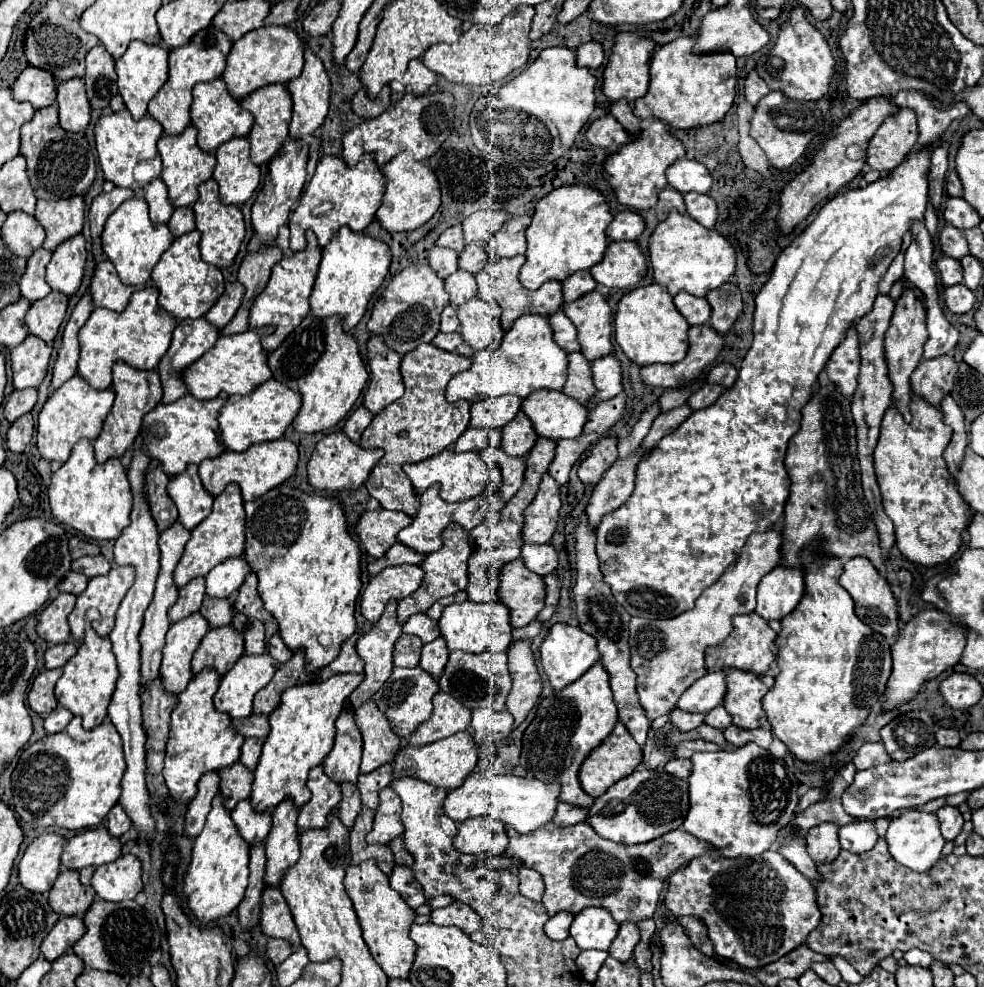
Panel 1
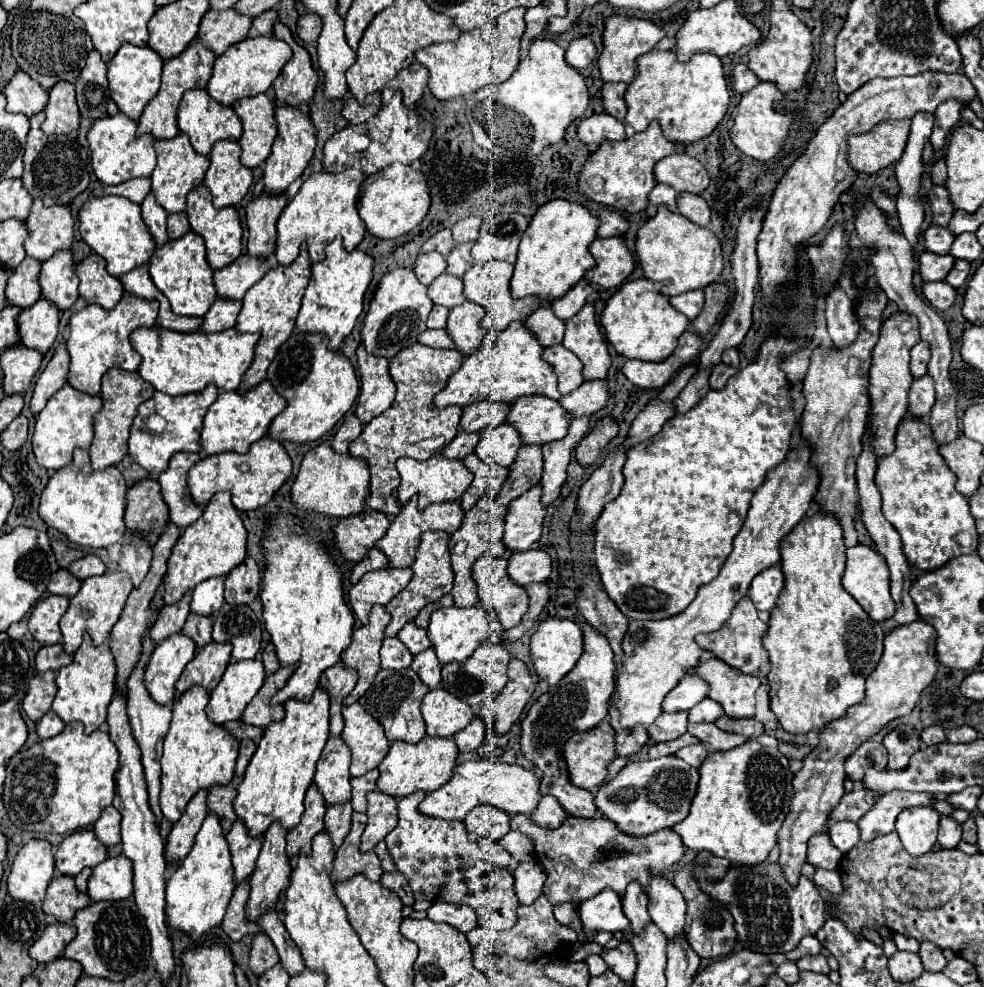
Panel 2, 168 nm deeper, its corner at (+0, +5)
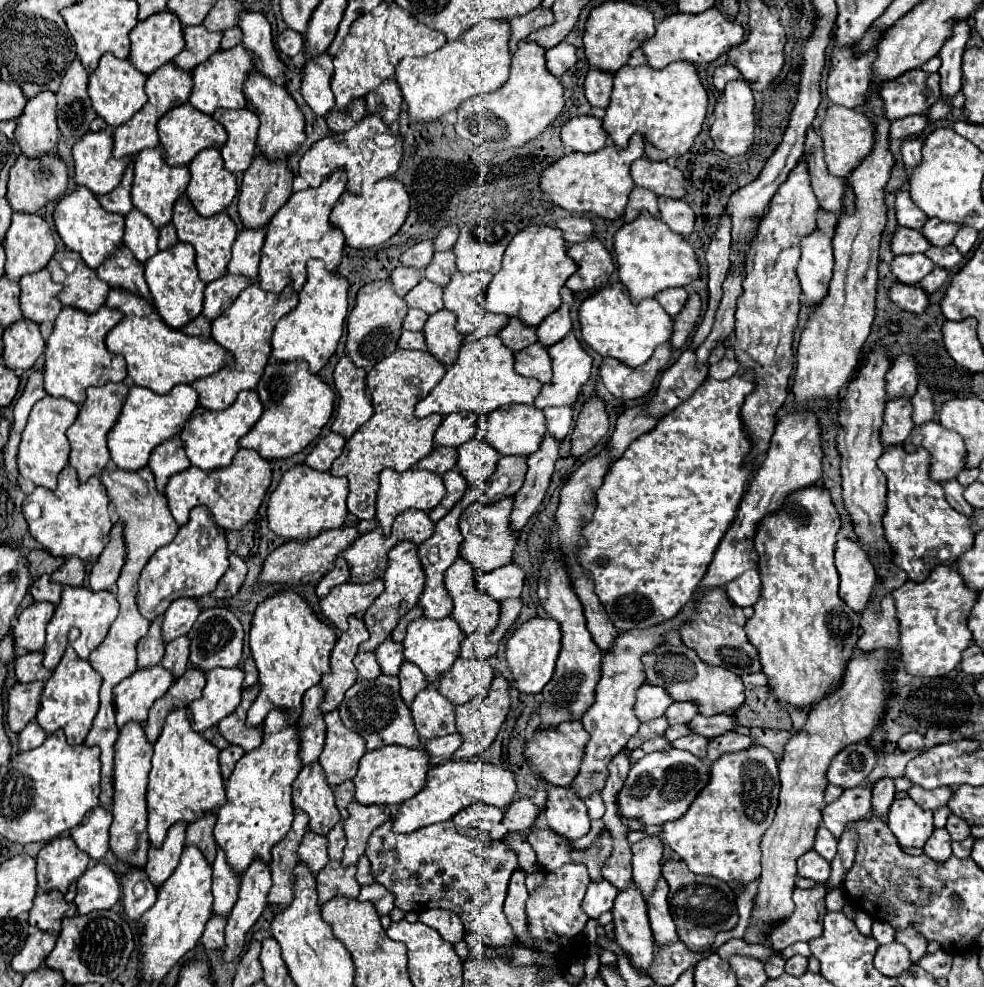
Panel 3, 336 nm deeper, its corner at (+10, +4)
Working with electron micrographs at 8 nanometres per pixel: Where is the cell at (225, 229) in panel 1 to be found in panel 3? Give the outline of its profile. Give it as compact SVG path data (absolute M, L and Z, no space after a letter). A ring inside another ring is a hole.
M181 195L173 207L173 225L177 227L179 241L191 243L197 251L197 269L199 269L201 281L211 283L211 281L223 277L227 271L227 263L231 259L231 247L237 239L237 225L231 221L231 217L225 213L217 213L213 217L201 217L201 215L197 215L189 197Z

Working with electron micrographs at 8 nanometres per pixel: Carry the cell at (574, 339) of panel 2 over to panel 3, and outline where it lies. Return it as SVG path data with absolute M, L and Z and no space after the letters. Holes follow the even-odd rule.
M569 331L559 343L551 345L549 355L553 359L553 381L543 385L535 399L535 407L545 409L549 405L573 403L581 387L589 381L593 359L577 341L575 333Z

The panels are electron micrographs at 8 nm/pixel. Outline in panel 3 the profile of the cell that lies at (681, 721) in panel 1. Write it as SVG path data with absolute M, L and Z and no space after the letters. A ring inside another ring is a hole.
M665 717L655 719L655 721L649 721L649 723L643 723L643 725L639 727L637 735L635 735L633 739L629 739L627 749L637 749L637 747L641 747L647 739L655 739L657 735L663 735L667 727L669 727L669 723L667 723Z

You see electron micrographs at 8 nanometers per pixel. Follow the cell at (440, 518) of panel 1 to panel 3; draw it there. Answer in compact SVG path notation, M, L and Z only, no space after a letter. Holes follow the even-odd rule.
M375 527L373 531L361 535L345 553L343 557L351 565L351 581L367 583L383 575L389 563L389 539L385 539L383 531Z

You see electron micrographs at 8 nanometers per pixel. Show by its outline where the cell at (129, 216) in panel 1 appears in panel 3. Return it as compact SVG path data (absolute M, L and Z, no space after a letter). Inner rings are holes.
M77 187L71 195L61 197L53 217L55 217L55 227L67 249L77 251L91 269L101 267L109 257L113 257L123 247L125 217L119 213L105 211L99 205L97 197L85 187Z

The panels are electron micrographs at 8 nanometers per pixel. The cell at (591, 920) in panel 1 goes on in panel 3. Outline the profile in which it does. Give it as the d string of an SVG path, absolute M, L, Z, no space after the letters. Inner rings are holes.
M603 879L601 883L589 883L581 907L589 919L599 919L605 911L613 907L615 897L617 889L607 879Z

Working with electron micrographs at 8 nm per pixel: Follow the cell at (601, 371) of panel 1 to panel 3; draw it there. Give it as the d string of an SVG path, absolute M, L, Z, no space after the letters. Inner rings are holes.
M563 405L563 407L545 407L545 419L547 419L547 433L553 435L557 441L563 441L565 435L571 429L573 423L573 409L575 405Z

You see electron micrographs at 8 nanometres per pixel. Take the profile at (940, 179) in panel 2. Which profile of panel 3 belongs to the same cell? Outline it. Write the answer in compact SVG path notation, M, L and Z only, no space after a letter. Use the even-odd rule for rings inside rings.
M907 139L903 141L901 153L903 153L903 163L907 167L907 173L913 173L913 169L921 163L921 139Z

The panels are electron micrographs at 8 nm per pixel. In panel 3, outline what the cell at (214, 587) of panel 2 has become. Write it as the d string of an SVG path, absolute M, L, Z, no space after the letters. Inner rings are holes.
M193 597L177 599L173 605L169 605L169 609L165 611L165 621L163 621L165 643L177 639L179 635L189 633L189 629L197 621L199 613L201 613L199 599L193 599Z

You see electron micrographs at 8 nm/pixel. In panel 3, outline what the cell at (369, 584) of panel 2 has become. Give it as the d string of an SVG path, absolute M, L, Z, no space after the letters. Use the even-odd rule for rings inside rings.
M373 579L369 583L343 583L333 587L327 597L321 599L323 615L339 629L345 631L349 615L361 615L385 589L383 579Z

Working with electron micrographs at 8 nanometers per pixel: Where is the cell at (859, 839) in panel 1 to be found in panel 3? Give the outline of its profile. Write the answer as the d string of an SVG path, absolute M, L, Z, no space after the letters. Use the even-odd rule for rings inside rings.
M819 827L817 829L817 835L815 835L815 851L821 855L821 857L825 857L827 861L833 861L833 857L837 855L837 839L833 837L833 833L829 831L829 829L825 829L825 827Z

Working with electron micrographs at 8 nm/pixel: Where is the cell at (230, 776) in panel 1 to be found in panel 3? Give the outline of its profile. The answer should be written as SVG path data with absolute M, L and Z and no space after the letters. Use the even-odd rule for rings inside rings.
M205 813L203 817L199 817L197 821L193 821L187 827L187 843L185 845L201 847L201 851L209 859L209 863L213 863L215 851L217 851L217 843L215 843L215 837L213 837L215 821L217 821L215 813Z

